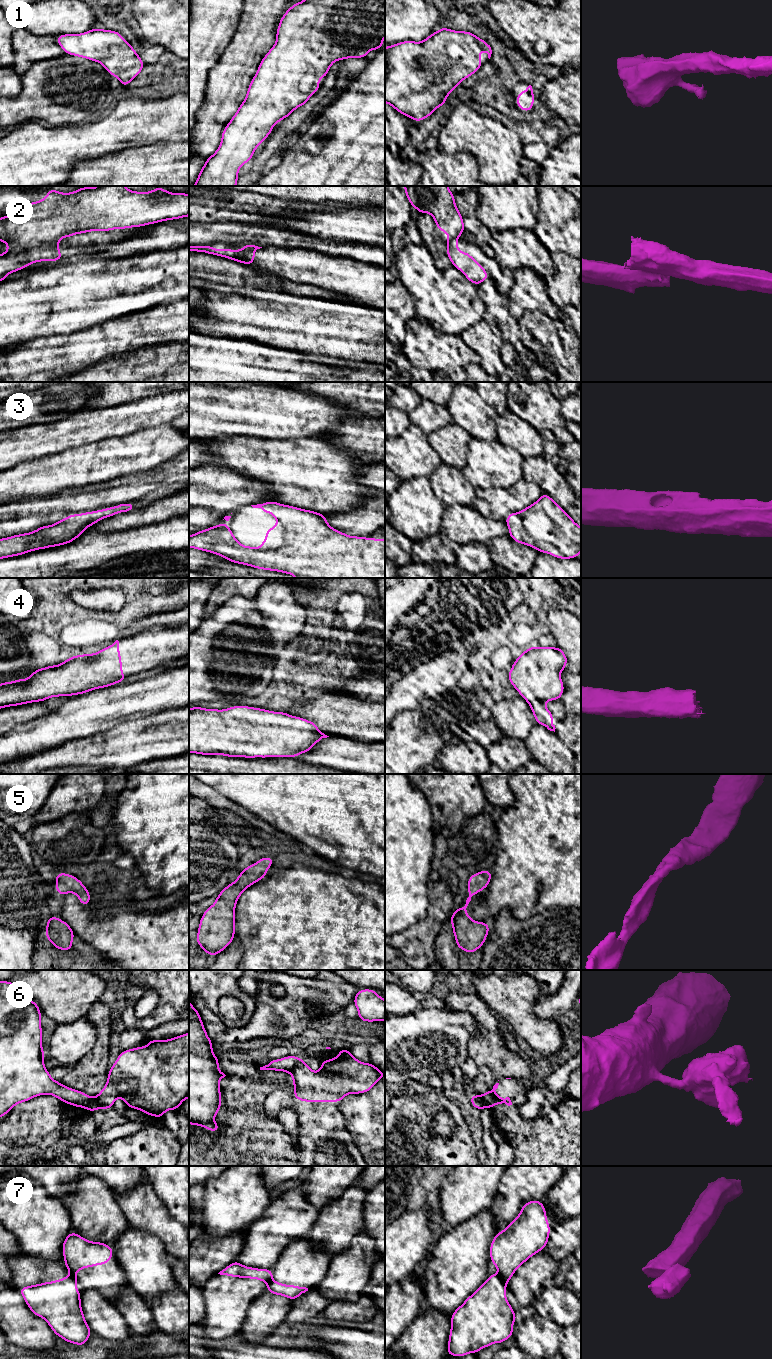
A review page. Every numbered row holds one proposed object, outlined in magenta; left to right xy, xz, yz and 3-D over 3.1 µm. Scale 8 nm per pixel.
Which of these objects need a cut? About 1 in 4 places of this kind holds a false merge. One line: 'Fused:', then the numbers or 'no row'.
Fused: 2, 4, 6, 7

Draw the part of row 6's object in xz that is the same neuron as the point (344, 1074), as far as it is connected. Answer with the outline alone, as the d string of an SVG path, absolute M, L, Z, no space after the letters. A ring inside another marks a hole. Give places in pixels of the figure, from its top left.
M338 1049L339 1055L323 1060L318 1072L312 1071L306 1061L290 1072L293 1095L303 1102L341 1102L347 1094L370 1091L385 1073L372 1063L362 1063L350 1050Z

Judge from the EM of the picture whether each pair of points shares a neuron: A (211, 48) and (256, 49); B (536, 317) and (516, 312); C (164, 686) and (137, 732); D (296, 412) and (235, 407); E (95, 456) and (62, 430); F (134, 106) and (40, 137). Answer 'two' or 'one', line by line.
A: two
B: two
C: two
D: one
E: two
F: one

